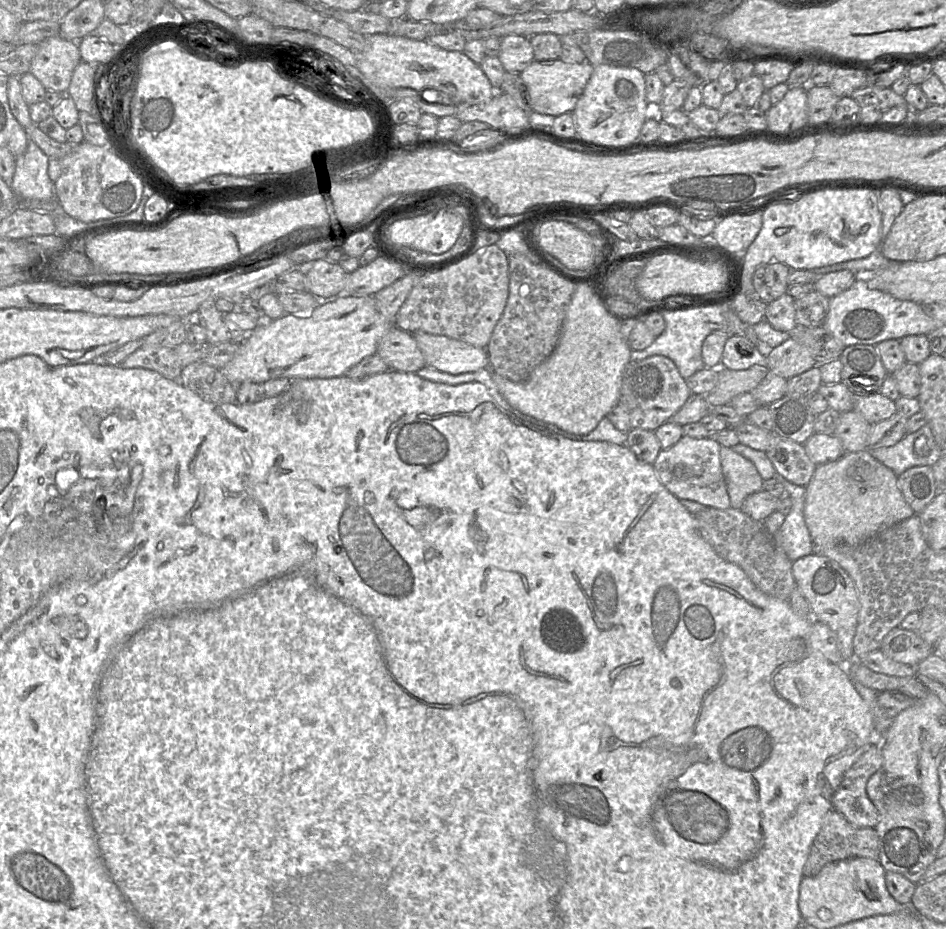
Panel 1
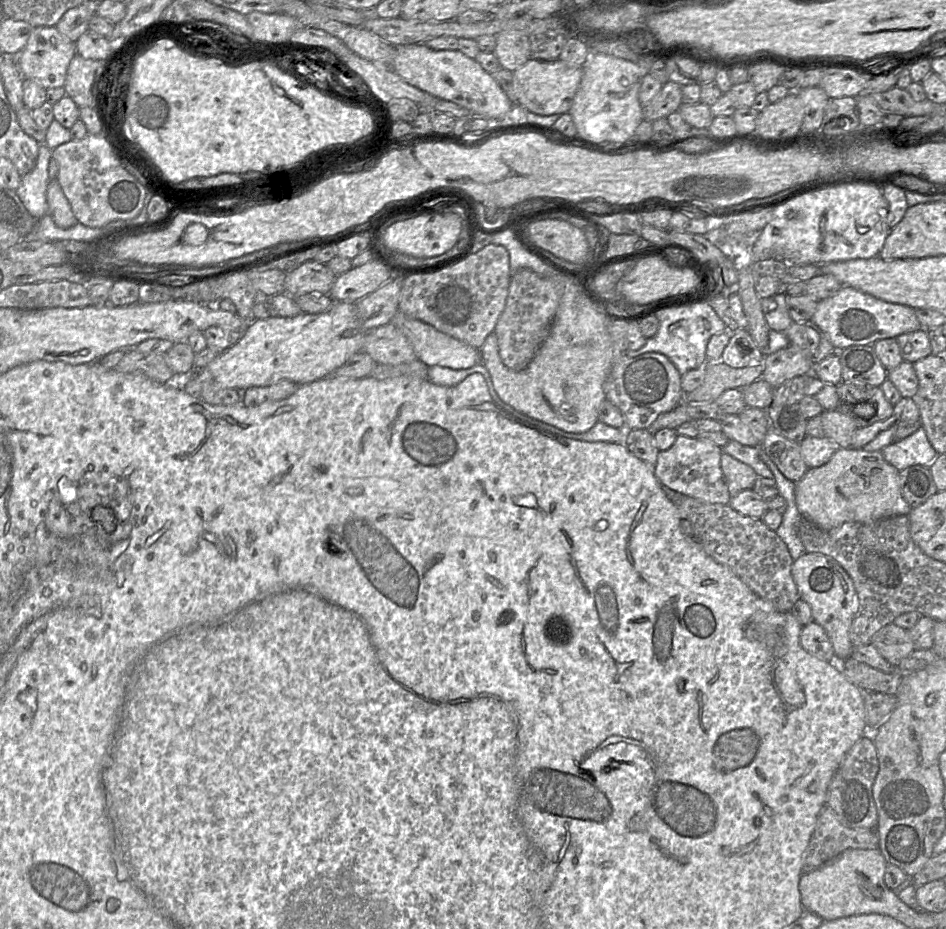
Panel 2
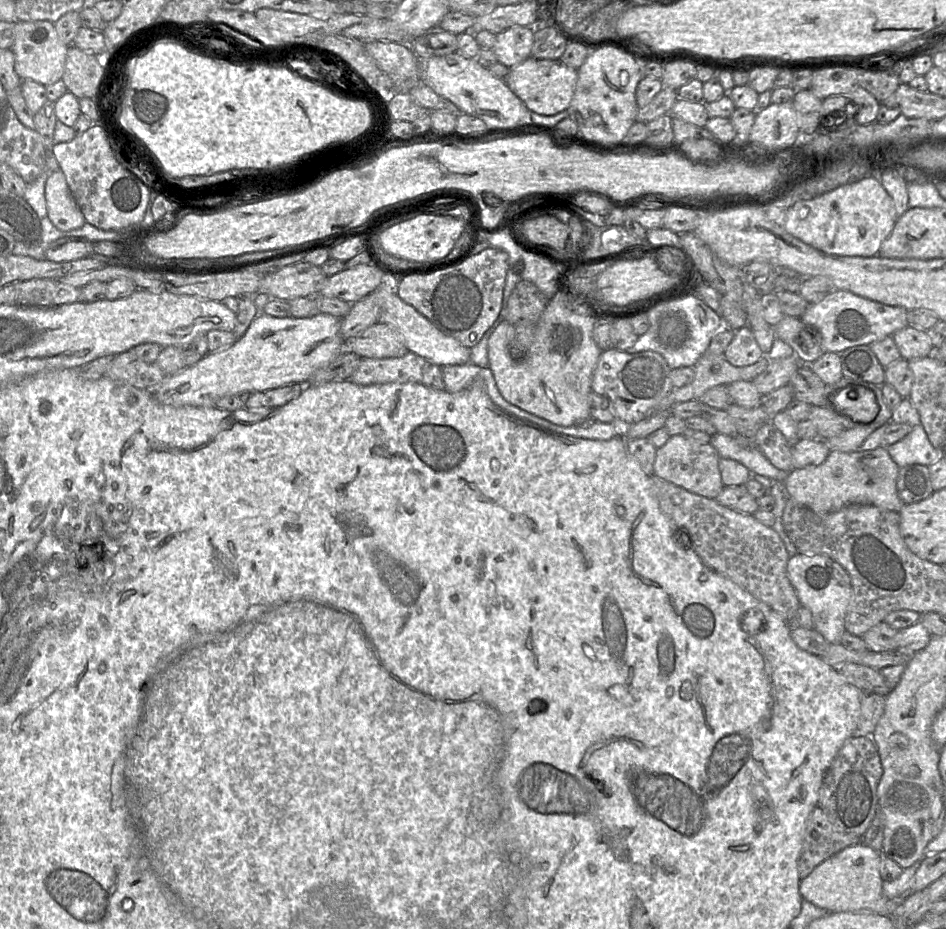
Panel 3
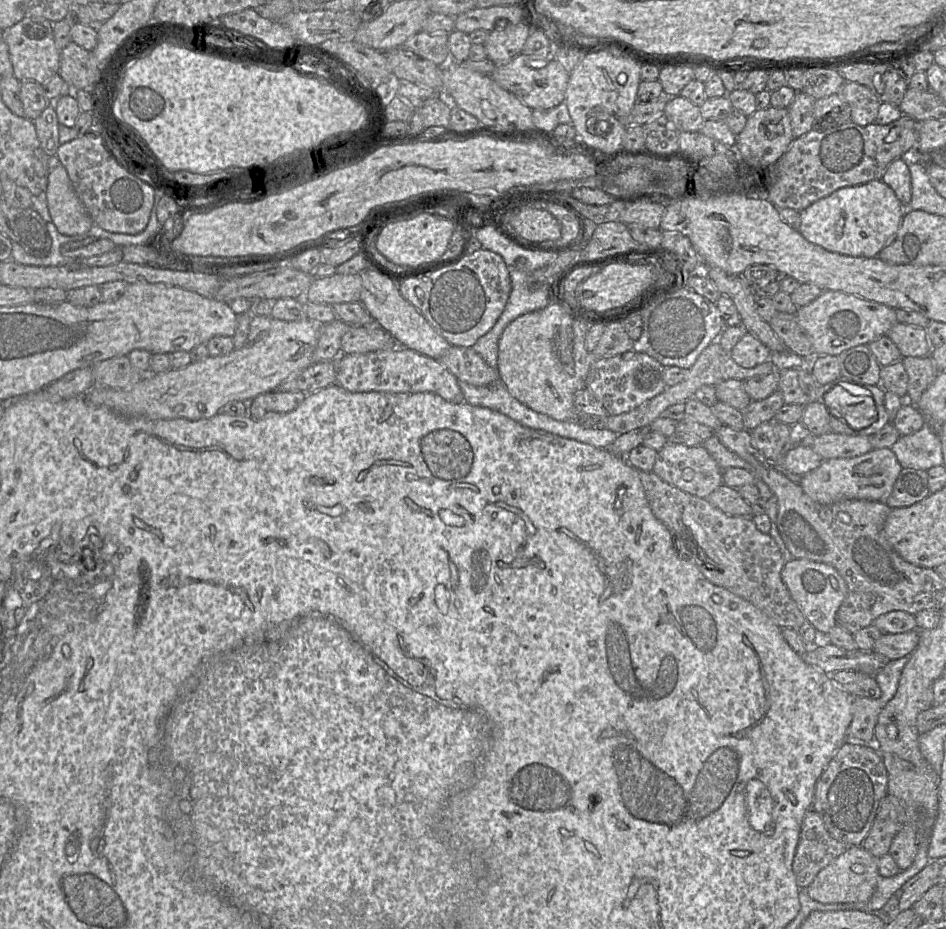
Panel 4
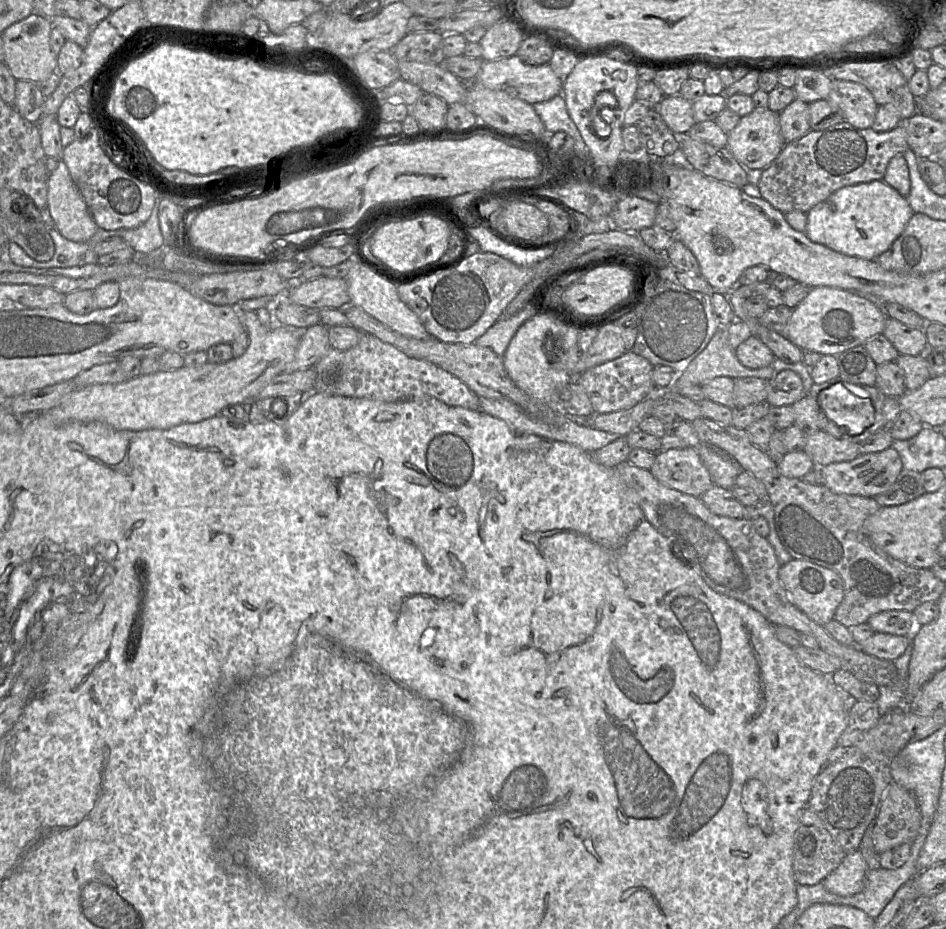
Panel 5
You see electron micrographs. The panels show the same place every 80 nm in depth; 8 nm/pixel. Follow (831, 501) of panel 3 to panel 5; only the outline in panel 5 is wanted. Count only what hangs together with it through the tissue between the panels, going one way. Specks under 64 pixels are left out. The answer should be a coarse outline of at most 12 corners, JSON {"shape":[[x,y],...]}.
{"shape":[[891,446],[822,467],[835,494],[874,498],[903,469]]}

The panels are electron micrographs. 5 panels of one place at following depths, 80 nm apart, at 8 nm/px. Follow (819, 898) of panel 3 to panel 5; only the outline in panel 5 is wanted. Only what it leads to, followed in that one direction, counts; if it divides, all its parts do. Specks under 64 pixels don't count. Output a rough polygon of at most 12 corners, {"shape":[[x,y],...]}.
{"shape":[[859,850],[847,853],[821,883],[839,896],[860,893],[868,865]]}

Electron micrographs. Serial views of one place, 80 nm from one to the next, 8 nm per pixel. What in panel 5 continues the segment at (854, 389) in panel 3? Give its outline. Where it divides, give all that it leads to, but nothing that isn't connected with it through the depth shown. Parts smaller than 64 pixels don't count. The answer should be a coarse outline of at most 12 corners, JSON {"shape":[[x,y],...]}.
{"shape":[[842,383],[821,391],[828,419],[852,436],[875,421],[872,400]]}

